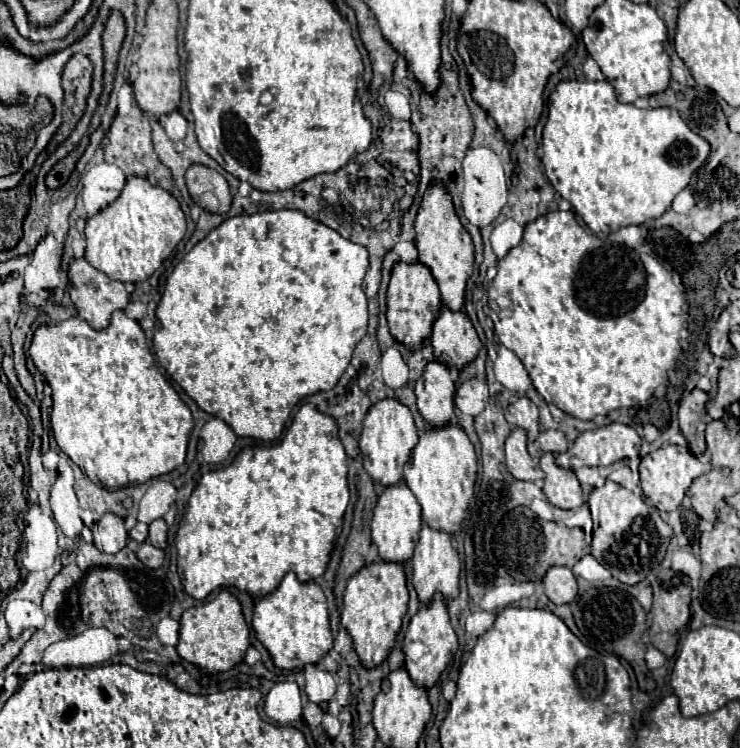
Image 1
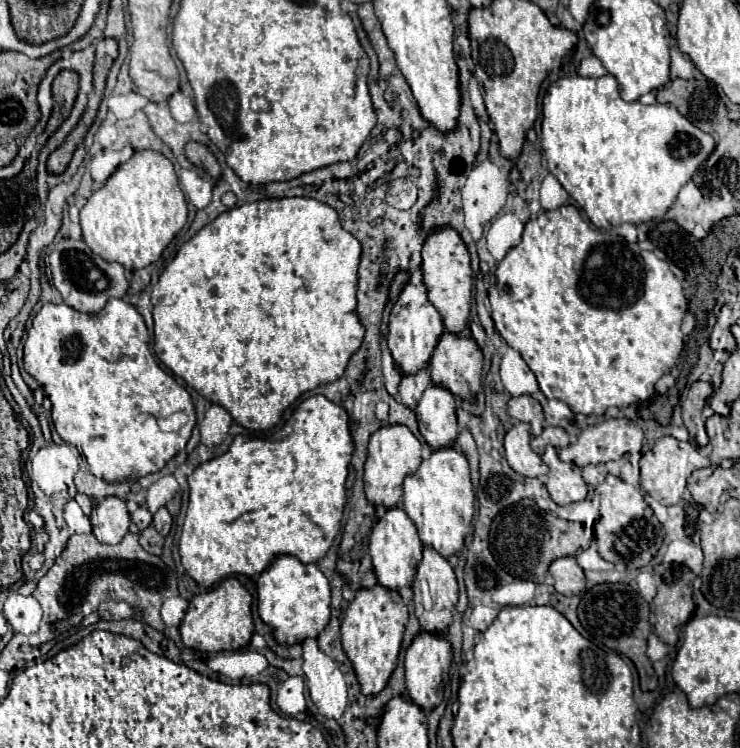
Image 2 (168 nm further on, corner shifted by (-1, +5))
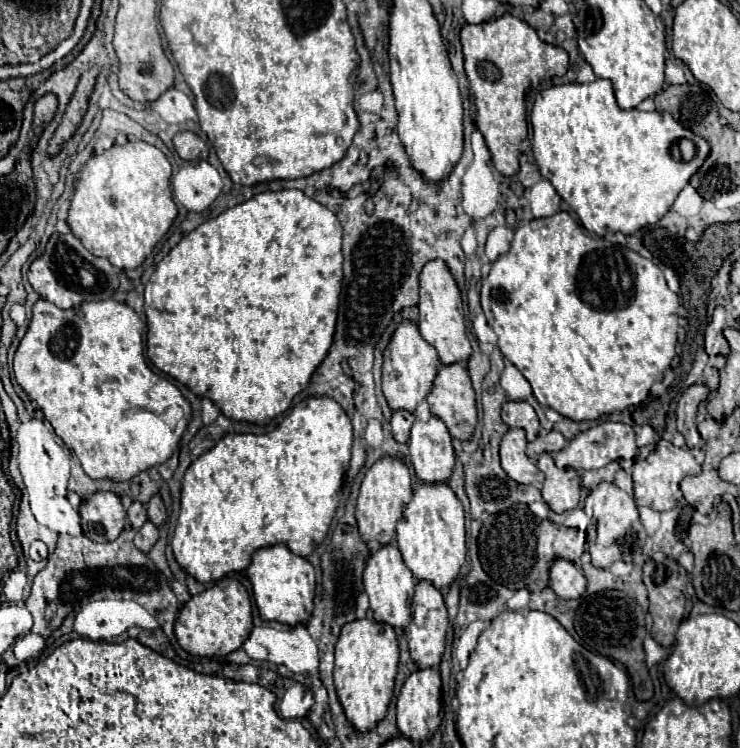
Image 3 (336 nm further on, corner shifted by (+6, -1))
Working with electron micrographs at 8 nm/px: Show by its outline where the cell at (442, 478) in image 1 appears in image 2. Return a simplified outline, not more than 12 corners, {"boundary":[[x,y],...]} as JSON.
{"boundary":[[434,449],[404,479],[404,511],[446,559],[474,515],[470,463]]}

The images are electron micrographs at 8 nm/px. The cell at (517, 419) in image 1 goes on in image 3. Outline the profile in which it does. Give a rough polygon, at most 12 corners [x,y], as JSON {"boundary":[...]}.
{"boundary":[[525,401],[503,403],[503,423],[535,441],[539,419]]}

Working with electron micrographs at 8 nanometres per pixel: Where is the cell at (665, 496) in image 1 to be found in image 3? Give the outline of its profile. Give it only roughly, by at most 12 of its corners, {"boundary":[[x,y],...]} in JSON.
{"boundary":[[661,439],[633,465],[637,505],[669,511],[699,475],[691,451]]}

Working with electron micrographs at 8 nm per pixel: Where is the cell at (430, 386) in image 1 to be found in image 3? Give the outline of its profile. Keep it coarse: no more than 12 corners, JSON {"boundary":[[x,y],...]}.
{"boundary":[[415,421],[409,439],[419,481],[449,481],[455,451],[445,423]]}

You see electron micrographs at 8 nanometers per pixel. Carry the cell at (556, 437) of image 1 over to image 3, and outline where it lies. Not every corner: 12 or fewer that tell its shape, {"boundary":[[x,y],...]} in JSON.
{"boundary":[[557,431],[539,435],[529,443],[529,457],[537,461],[539,453],[555,453],[565,447]]}

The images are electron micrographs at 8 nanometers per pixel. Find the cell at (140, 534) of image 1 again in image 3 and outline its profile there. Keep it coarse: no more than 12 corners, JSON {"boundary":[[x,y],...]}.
{"boundary":[[133,501],[127,517],[133,529],[147,521],[145,505]]}

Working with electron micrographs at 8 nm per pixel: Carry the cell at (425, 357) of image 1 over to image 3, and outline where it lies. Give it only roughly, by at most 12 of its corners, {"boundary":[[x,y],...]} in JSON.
{"boundary":[[397,411],[391,419],[393,439],[409,441],[415,415]]}

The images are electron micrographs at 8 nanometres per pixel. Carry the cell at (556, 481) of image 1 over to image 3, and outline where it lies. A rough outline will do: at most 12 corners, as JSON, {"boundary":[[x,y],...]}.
{"boundary":[[541,453],[543,499],[555,513],[575,509],[581,481]]}

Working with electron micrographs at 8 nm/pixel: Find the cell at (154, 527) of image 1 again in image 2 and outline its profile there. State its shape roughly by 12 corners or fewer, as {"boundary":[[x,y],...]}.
{"boundary":[[166,507],[154,513],[152,527],[162,535],[170,533],[172,517]]}

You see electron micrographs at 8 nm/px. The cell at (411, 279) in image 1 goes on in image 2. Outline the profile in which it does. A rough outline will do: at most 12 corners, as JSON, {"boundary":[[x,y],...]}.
{"boundary":[[424,281],[406,283],[390,313],[388,347],[416,373],[444,333]]}

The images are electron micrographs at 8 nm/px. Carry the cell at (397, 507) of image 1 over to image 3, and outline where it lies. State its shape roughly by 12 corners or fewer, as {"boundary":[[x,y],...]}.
{"boundary":[[395,545],[367,559],[365,593],[377,623],[405,629],[415,581]]}

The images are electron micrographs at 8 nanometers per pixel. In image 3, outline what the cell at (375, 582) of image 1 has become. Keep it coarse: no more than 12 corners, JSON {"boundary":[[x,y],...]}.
{"boundary":[[359,619],[335,645],[335,687],[355,731],[385,719],[399,647]]}

